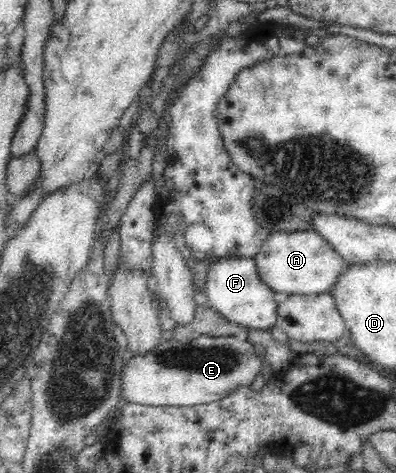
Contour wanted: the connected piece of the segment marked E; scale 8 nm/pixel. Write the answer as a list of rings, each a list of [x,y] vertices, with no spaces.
[[[198,335],[192,341],[178,341],[172,337],[158,342],[147,354],[134,355],[126,362],[122,367],[121,398],[128,403],[155,408],[182,408],[220,401],[229,391],[250,385],[265,366],[253,344],[242,336]]]

